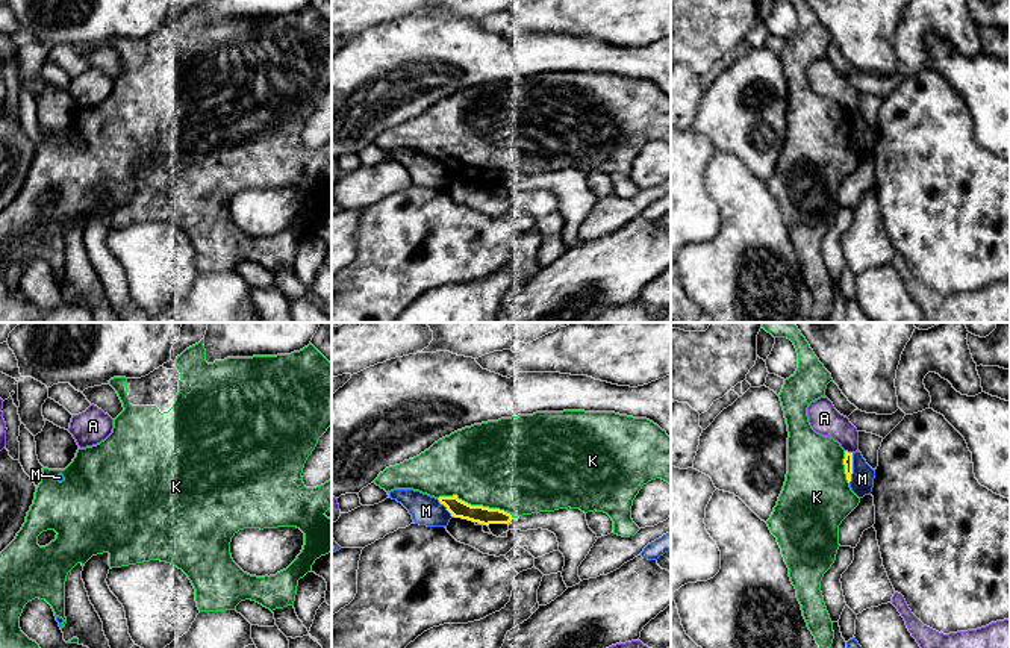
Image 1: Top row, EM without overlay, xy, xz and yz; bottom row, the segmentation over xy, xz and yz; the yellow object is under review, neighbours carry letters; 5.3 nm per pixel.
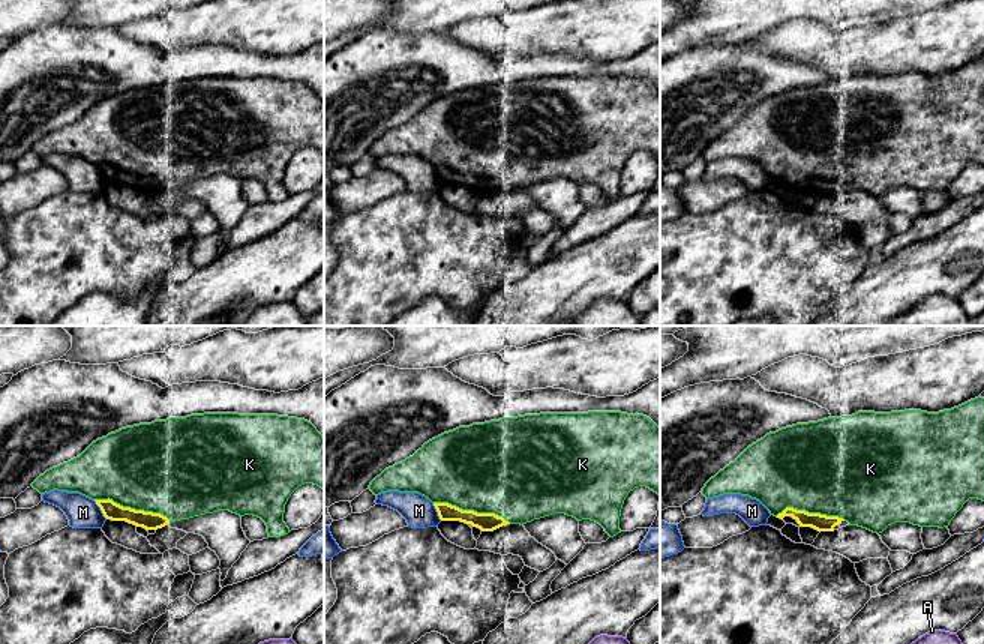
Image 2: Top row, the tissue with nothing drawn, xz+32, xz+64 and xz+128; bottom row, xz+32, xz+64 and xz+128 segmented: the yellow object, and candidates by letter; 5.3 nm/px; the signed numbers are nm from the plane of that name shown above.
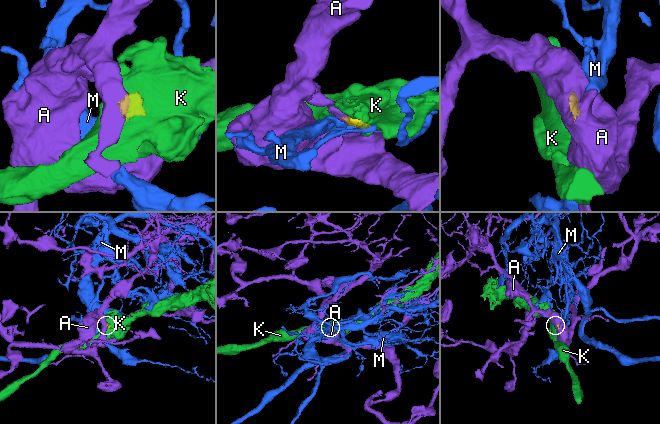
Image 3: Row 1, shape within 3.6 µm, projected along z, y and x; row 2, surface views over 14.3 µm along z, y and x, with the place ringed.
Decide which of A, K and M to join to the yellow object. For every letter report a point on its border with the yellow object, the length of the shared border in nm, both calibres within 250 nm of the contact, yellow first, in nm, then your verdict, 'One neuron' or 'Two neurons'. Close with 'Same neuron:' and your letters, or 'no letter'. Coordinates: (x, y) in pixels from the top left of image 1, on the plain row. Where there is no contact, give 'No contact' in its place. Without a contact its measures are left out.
A: Touches yellow at yz (847, 112). Shared border 40 nm. Thickness 50 nm (yellow) against 160 nm. Two neurons
K: Touches yellow at xz (476, 167). Shared border 420 nm. Thickness 100 nm (yellow) against 460 nm. One neuron
M: Touches yellow at yz (851, 129). Shared border 160 nm. Thickness 50 nm (yellow) against 130 nm. Two neurons
Same neuron: K

